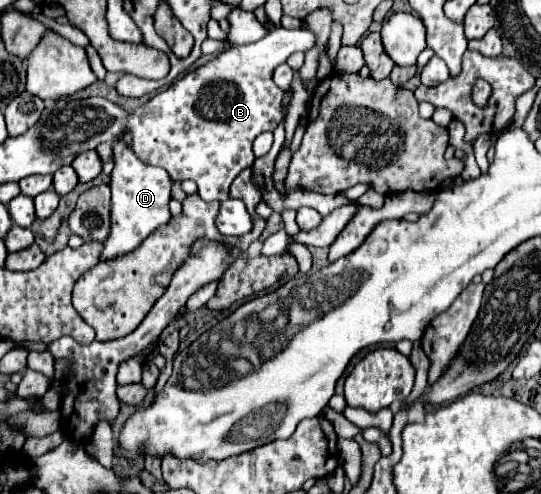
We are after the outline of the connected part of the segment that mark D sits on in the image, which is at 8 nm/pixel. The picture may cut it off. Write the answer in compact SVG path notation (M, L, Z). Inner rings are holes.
M116 137L112 143L114 151L114 171L112 171L112 229L104 243L104 251L100 259L118 257L136 249L158 225L164 225L172 215L168 211L170 201L170 175L160 167L150 167L142 163L134 151L124 143L122 137Z

